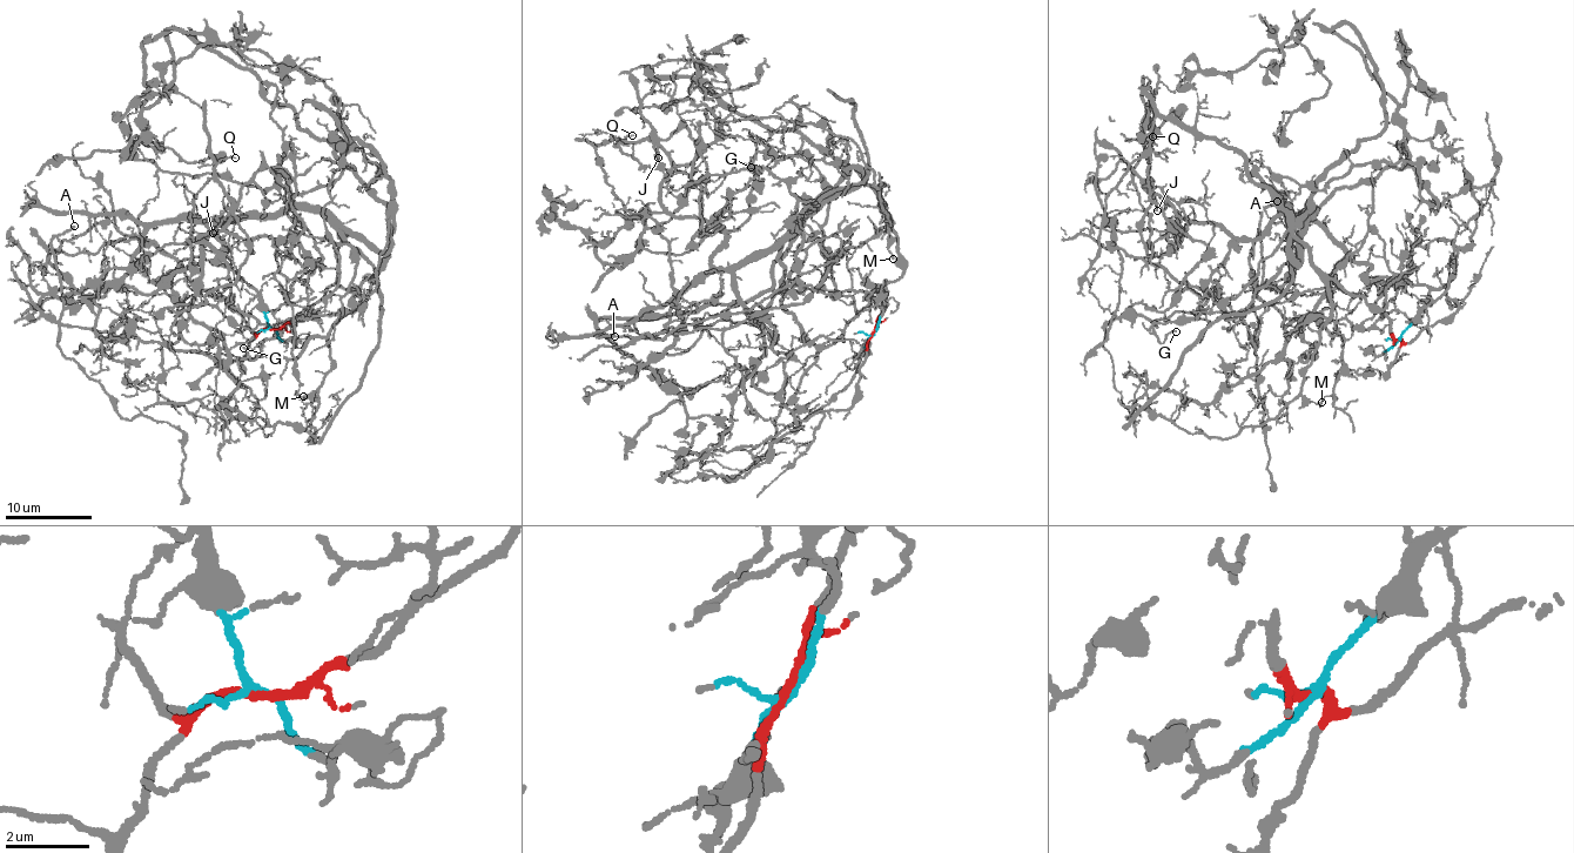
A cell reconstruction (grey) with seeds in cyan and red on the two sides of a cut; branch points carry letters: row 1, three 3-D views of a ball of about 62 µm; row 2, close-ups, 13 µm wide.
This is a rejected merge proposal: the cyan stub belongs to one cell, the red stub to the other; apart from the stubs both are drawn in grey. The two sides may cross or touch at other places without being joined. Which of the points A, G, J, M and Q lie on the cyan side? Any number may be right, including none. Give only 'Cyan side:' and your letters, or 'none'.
Cyan side: G, J, Q

